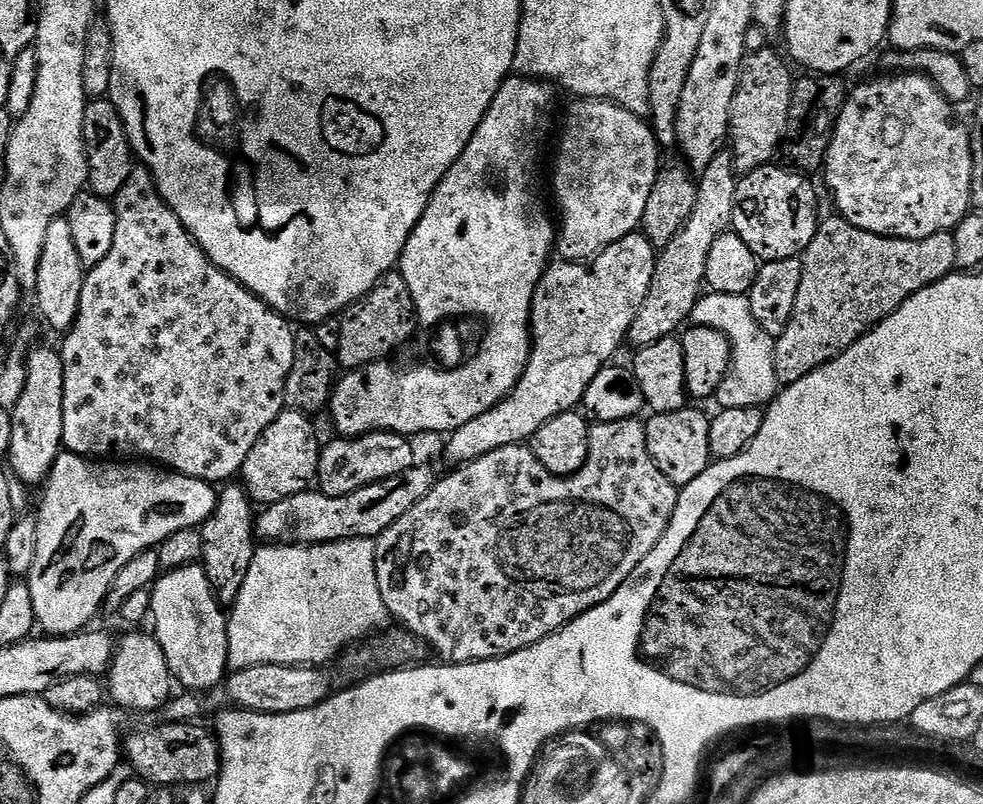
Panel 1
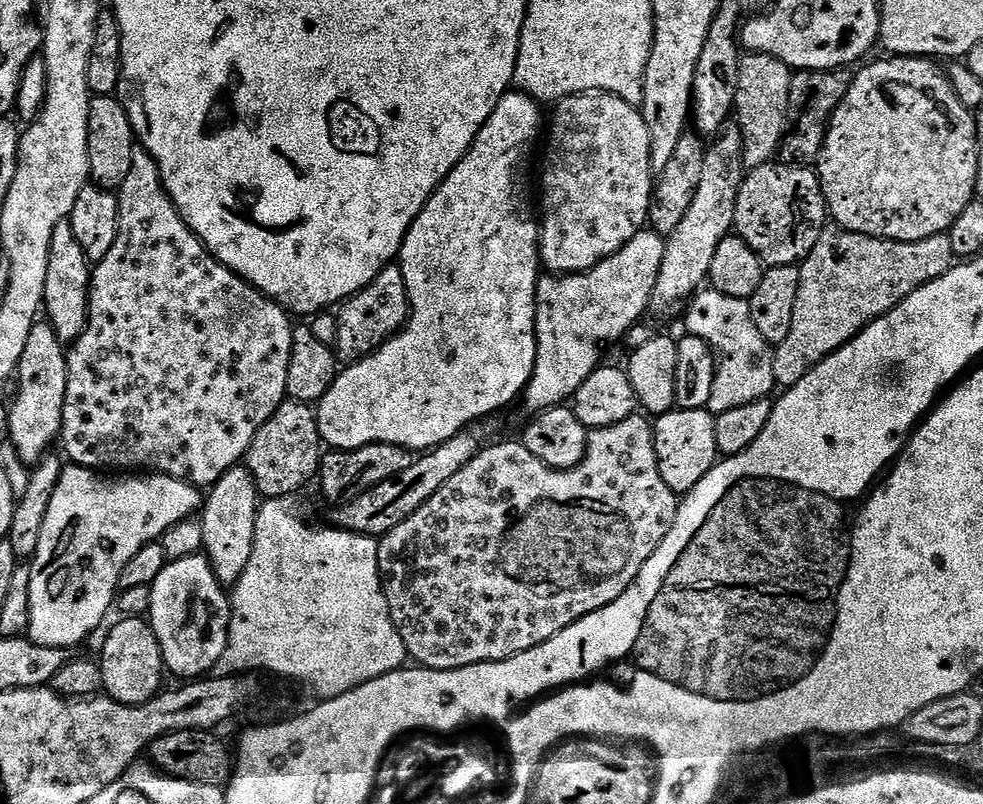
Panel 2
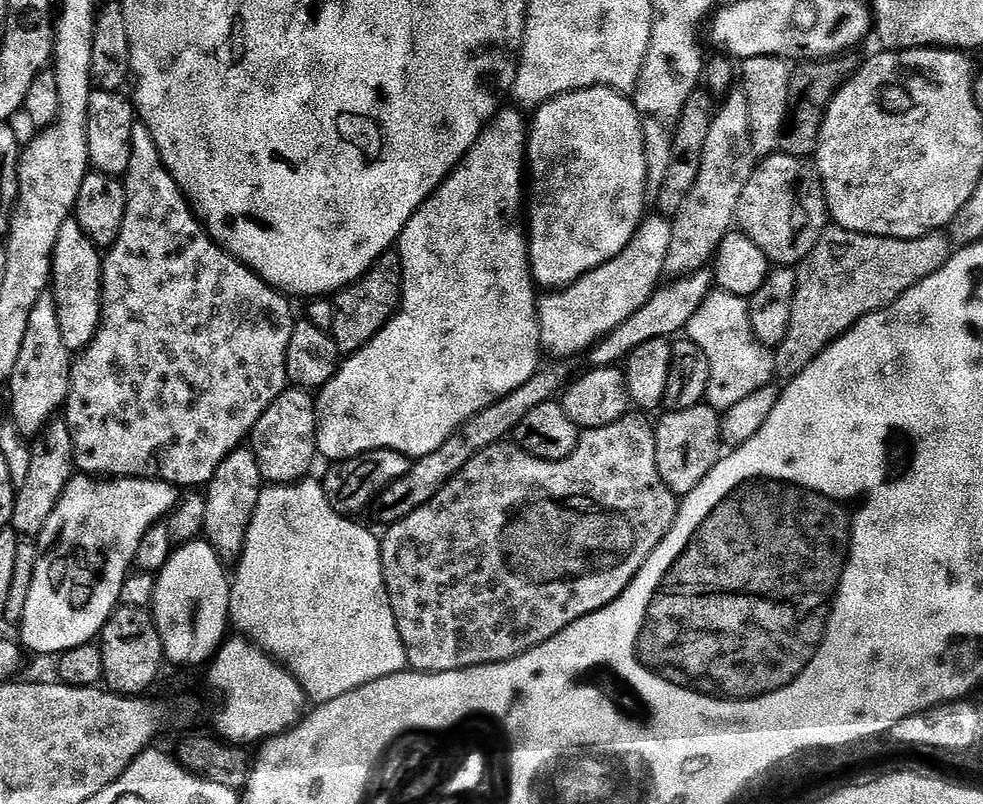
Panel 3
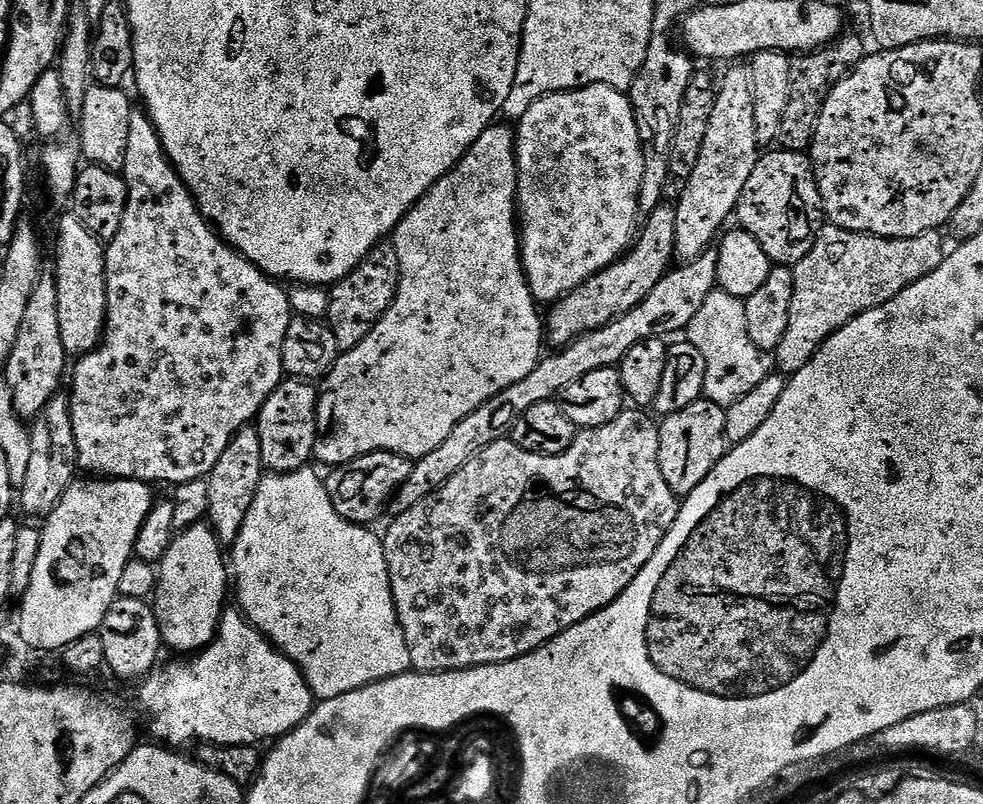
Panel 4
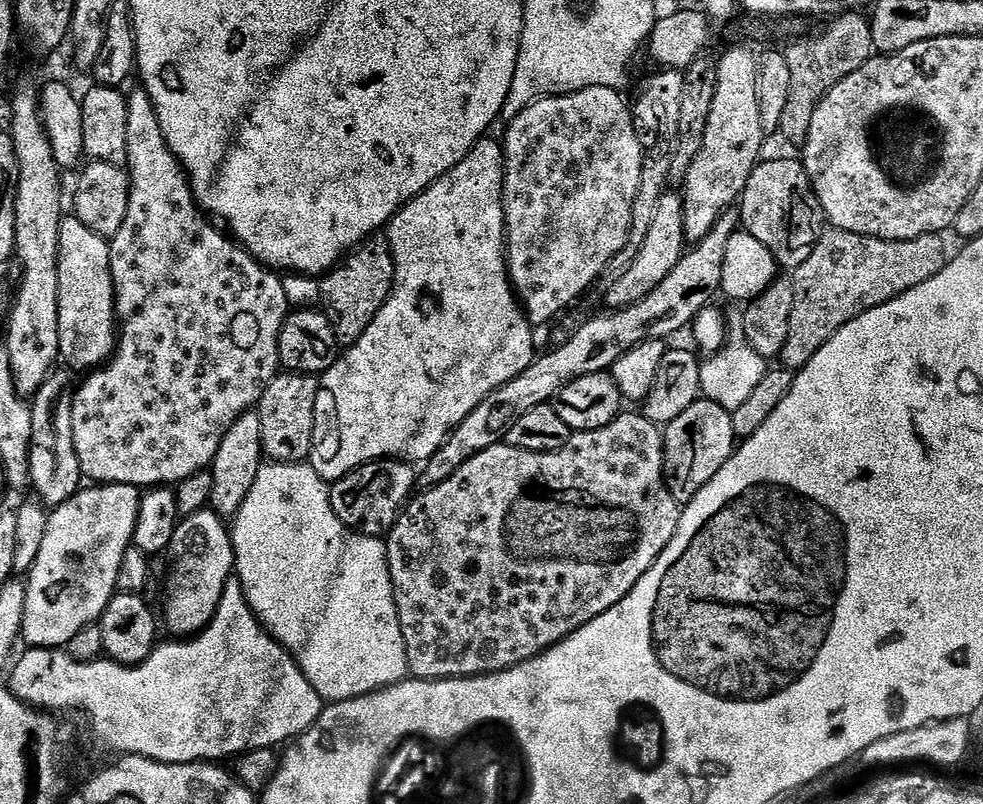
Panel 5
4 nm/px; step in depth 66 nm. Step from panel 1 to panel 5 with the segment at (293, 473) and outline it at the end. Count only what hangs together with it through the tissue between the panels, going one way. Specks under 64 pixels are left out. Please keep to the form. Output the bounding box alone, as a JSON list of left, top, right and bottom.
[258,374,321,464]

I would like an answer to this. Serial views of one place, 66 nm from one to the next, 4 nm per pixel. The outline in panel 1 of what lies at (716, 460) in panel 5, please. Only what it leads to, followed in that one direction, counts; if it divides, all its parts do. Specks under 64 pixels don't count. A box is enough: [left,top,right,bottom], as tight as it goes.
[644,406,713,489]

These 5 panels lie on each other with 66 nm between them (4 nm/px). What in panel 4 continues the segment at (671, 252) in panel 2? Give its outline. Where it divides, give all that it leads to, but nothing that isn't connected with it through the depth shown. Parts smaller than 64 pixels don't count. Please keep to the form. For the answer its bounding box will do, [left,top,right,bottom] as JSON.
[675,66,762,262]

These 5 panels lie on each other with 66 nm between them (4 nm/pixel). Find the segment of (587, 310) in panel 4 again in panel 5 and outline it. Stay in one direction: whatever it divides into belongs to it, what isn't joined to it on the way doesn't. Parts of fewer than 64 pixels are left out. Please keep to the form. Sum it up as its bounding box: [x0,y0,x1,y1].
[607,190,685,310]

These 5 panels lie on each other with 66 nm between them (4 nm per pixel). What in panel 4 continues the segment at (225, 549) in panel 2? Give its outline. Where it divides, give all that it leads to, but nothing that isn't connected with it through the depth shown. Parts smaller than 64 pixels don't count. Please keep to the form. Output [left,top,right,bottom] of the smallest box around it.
[206,426,265,545]

